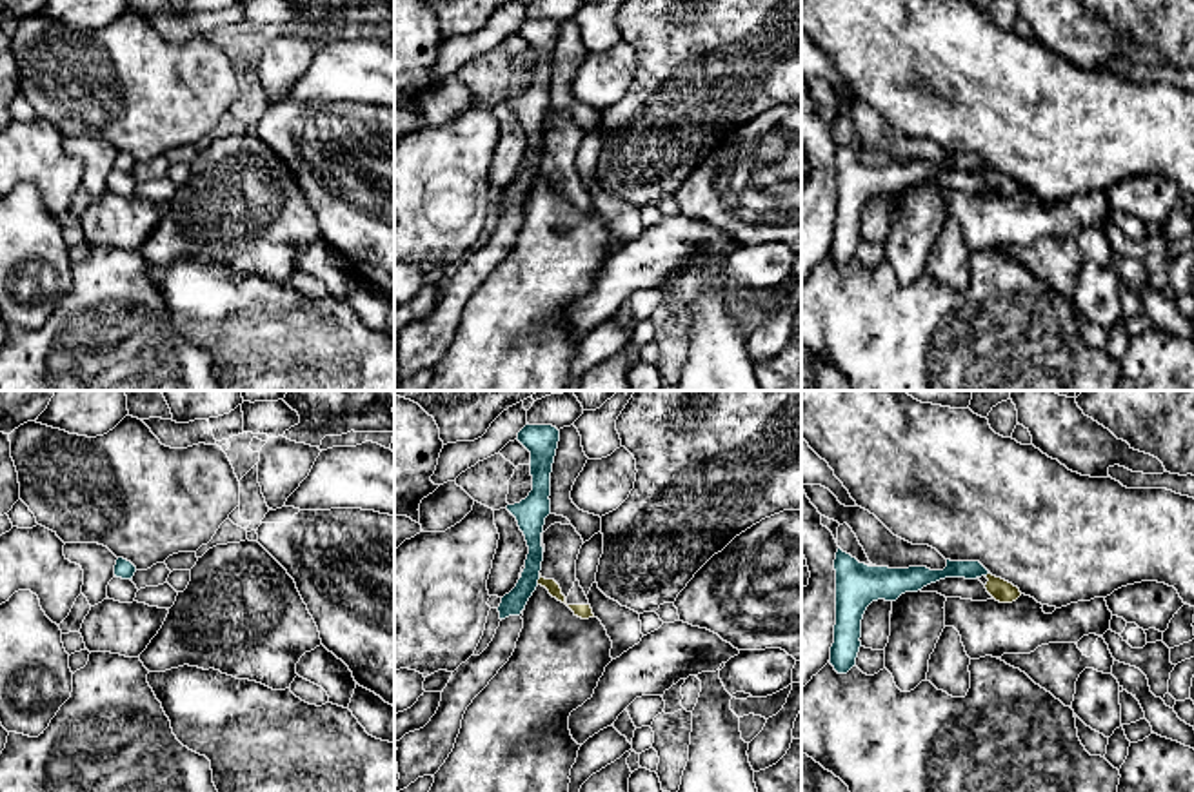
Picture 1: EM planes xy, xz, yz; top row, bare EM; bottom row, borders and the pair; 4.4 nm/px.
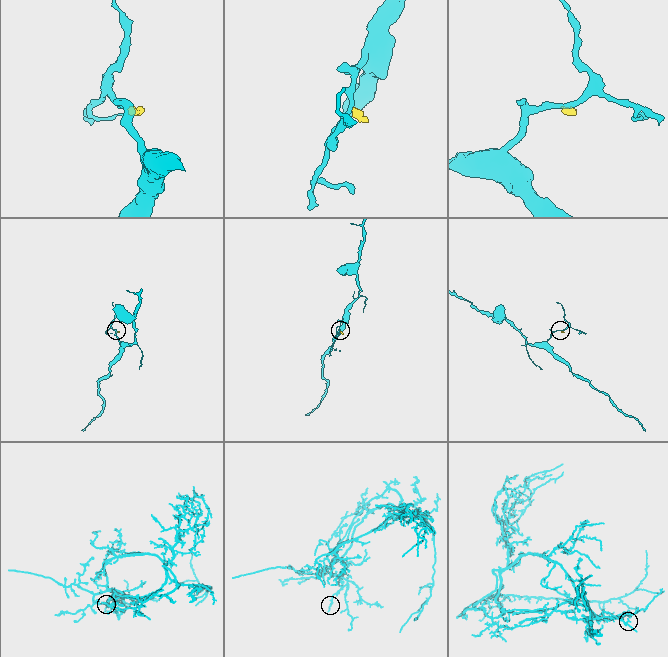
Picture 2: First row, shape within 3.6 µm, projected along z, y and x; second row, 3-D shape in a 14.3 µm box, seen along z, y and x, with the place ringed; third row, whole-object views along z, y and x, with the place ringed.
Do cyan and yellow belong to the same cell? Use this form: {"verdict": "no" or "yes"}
{"verdict": "no"}

